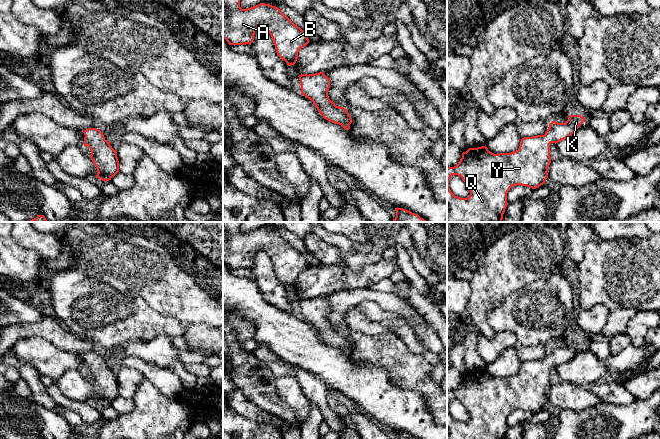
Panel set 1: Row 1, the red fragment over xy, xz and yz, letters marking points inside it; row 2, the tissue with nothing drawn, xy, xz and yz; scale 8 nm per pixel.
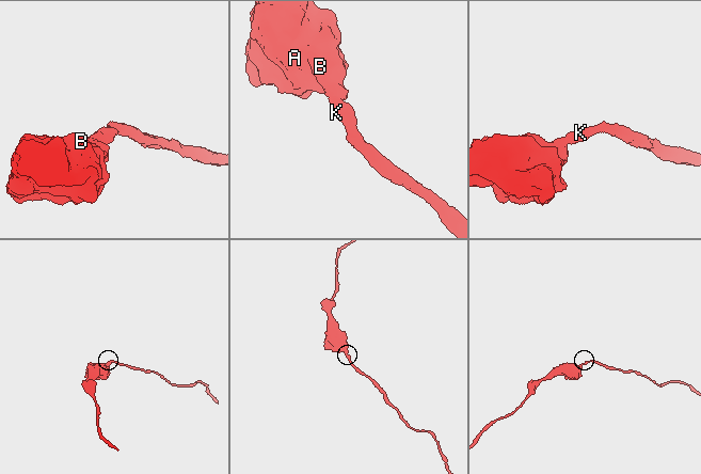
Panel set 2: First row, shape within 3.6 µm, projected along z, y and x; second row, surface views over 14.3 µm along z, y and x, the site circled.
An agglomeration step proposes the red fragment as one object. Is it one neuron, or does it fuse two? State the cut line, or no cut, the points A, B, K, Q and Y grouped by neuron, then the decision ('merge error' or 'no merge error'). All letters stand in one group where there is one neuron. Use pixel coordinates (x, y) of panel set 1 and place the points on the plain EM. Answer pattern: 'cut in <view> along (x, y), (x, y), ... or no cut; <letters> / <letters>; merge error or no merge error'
no cut; A B K Q Y; no merge error

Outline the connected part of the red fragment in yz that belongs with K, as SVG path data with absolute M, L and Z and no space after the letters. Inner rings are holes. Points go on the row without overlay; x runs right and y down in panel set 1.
M570 339L565 347L552 345L544 359L524 361L519 372L511 377L494 378L485 370L469 372L454 391L447 391L447 439L503 439L507 431L507 417L511 411L521 409L536 413L548 402L551 387L550 368L570 361L585 346L581 339ZM452 399L458 399L467 409L470 420L460 422L449 412Z

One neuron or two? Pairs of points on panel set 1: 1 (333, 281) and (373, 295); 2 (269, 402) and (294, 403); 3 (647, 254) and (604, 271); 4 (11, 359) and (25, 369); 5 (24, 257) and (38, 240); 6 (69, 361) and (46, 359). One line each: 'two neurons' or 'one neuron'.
1: two neurons
2: two neurons
3: one neuron
4: one neuron
5: two neurons
6: one neuron

